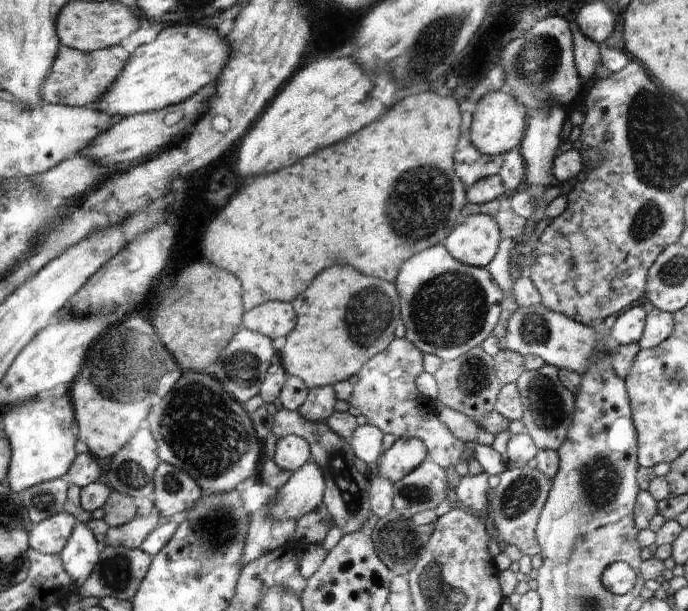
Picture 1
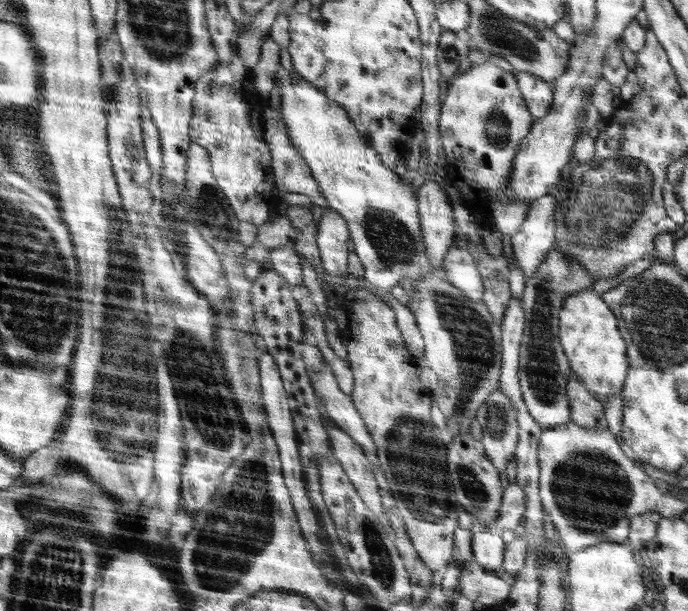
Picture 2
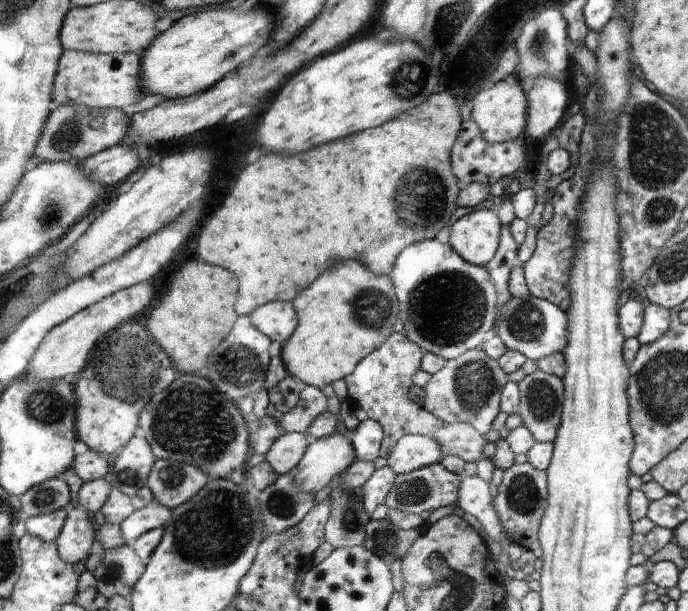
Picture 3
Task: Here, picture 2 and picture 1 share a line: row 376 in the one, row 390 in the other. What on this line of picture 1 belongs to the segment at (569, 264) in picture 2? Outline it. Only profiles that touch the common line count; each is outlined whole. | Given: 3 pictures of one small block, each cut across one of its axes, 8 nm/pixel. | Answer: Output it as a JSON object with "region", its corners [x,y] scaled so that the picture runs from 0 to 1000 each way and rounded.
{"region":[[[791,596],[779,606],[762,607],[750,625],[760,664],[757,689],[782,736],[810,740],[831,691],[836,648],[817,628],[811,607],[805,597]]]}

